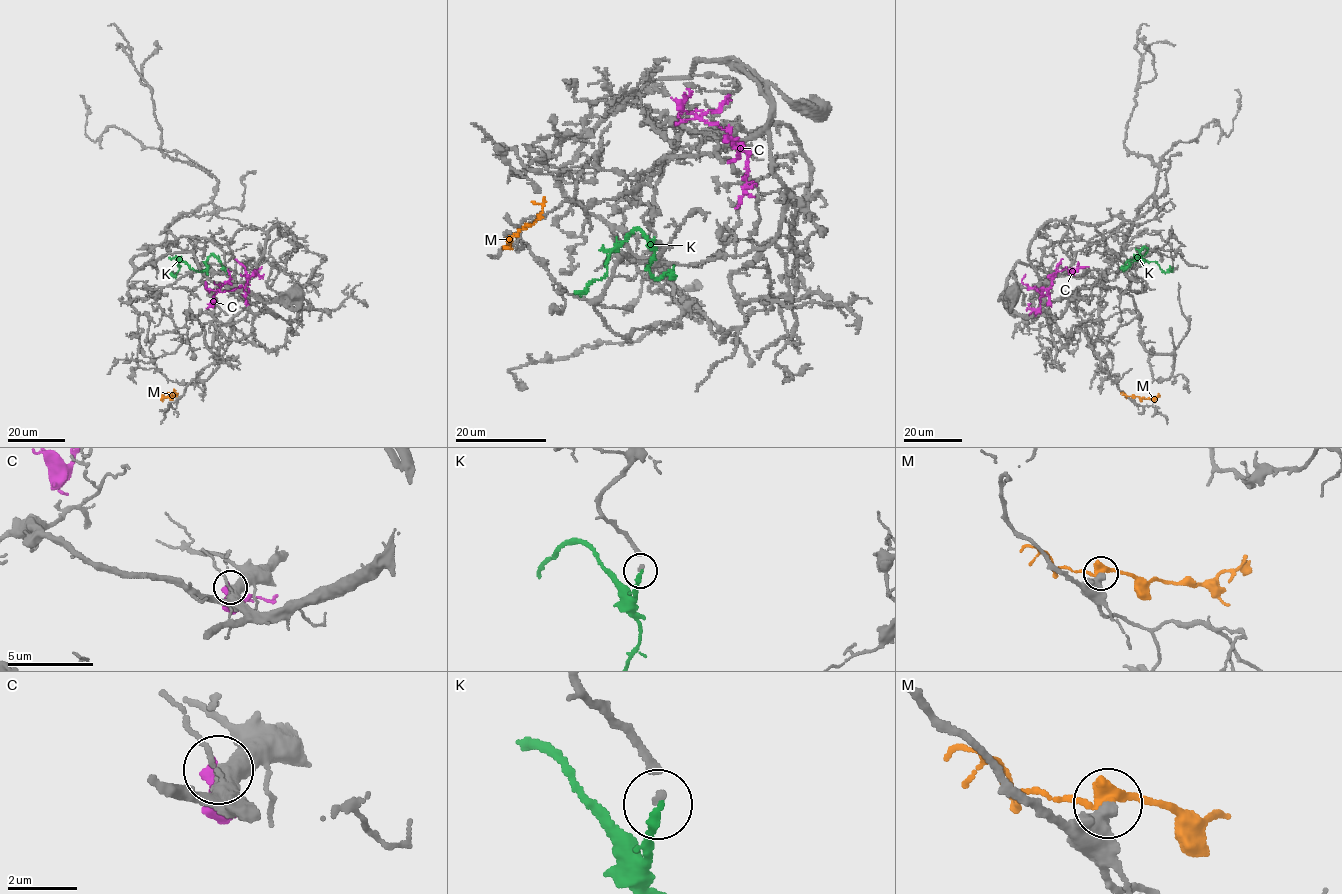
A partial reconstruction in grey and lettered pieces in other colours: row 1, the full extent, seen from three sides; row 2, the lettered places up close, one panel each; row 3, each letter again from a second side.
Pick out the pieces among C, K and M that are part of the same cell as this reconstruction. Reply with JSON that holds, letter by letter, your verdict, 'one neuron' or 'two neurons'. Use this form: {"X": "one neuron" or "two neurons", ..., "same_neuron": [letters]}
{"C": "two neurons", "K": "one neuron", "M": "two neurons", "same_neuron": ["K"]}

